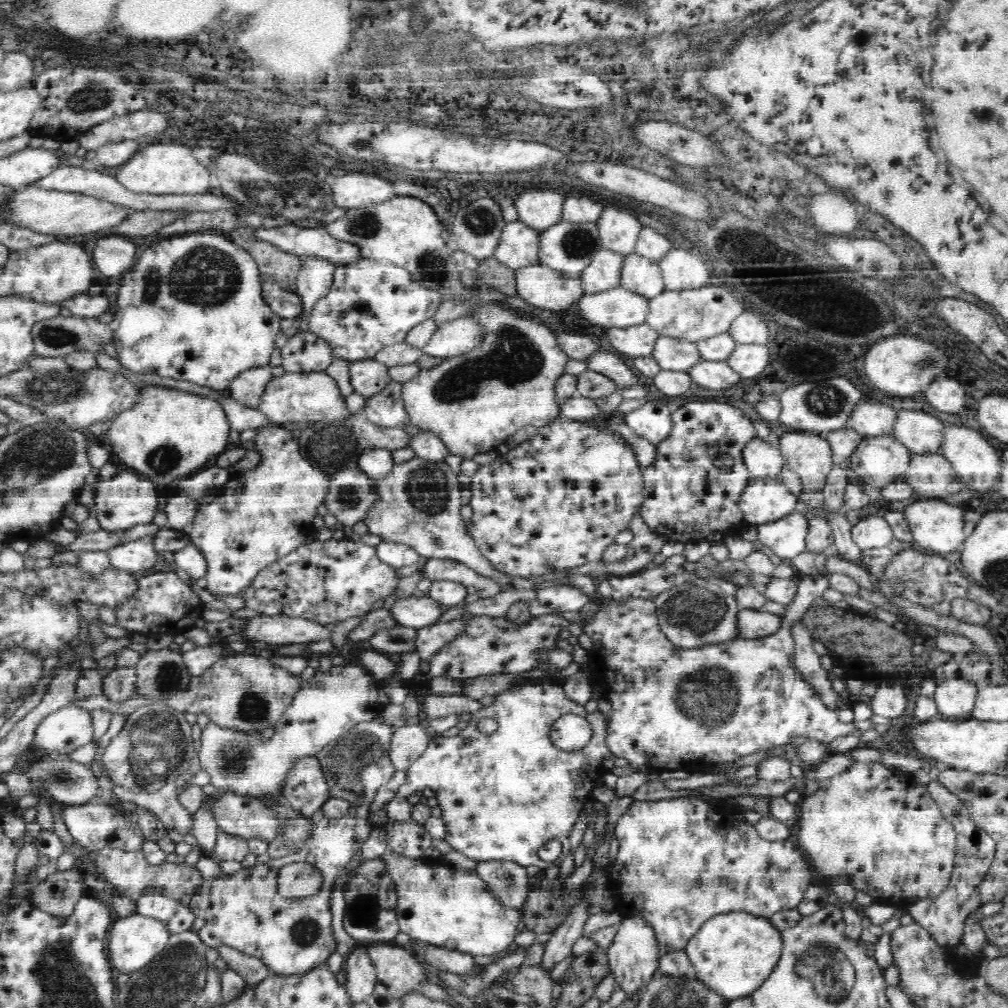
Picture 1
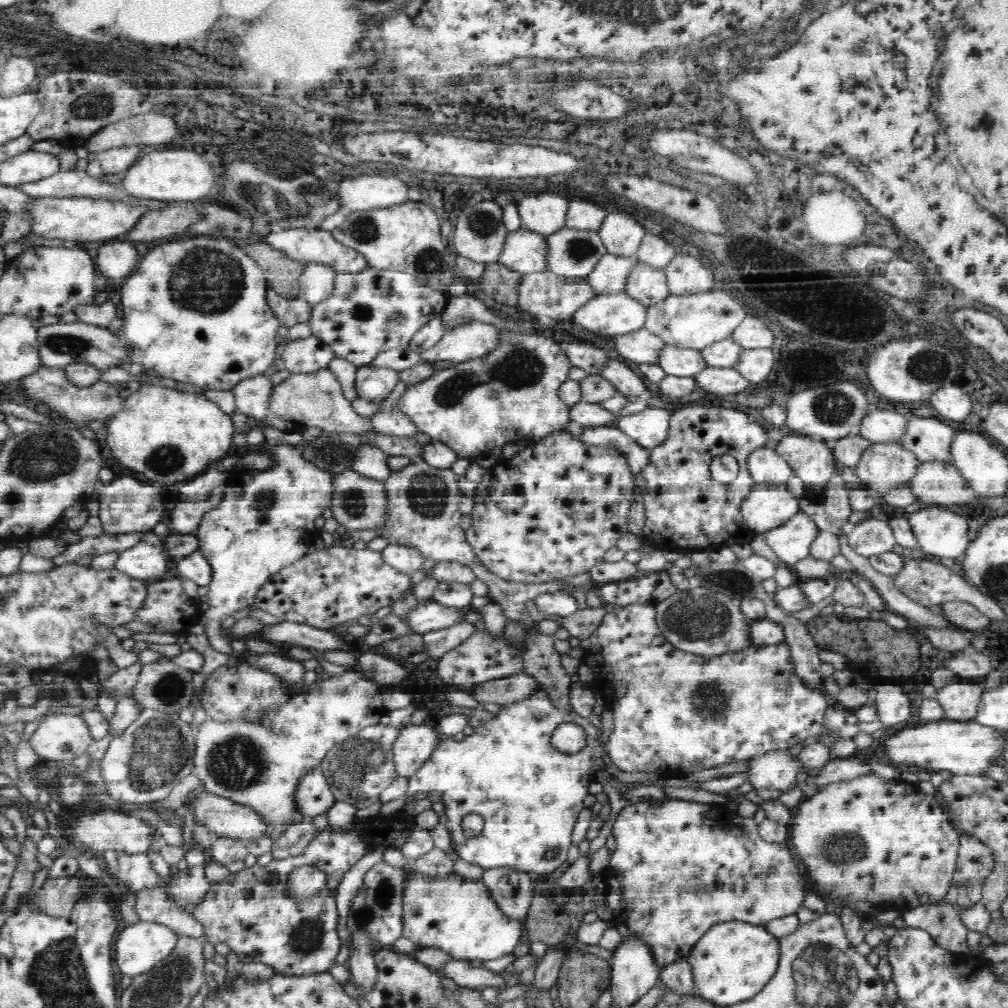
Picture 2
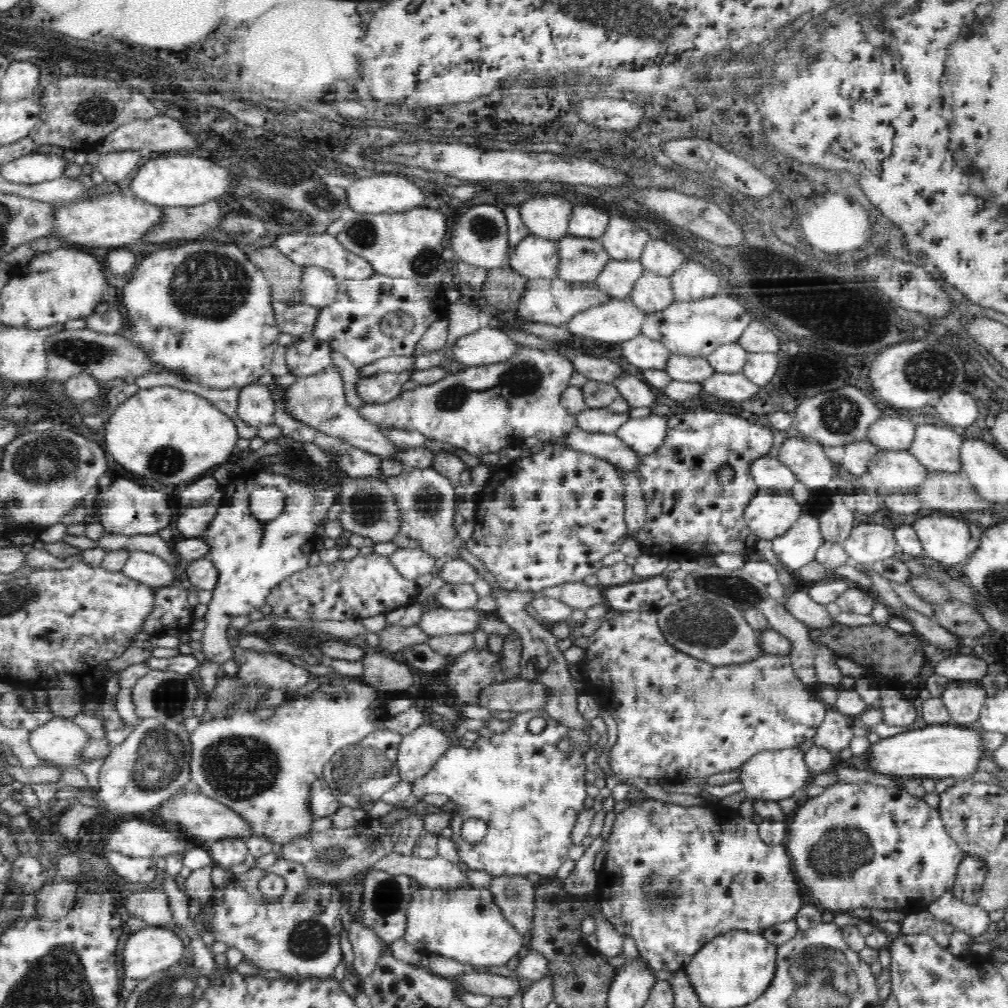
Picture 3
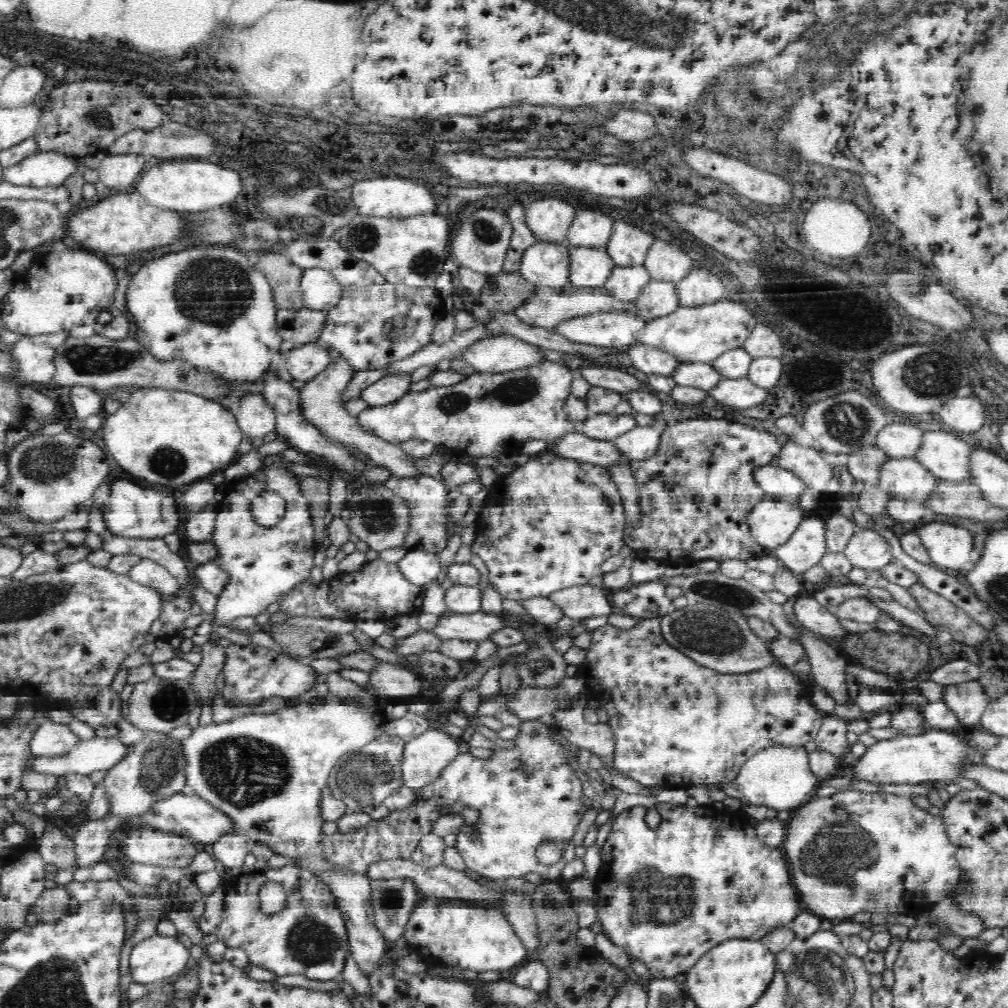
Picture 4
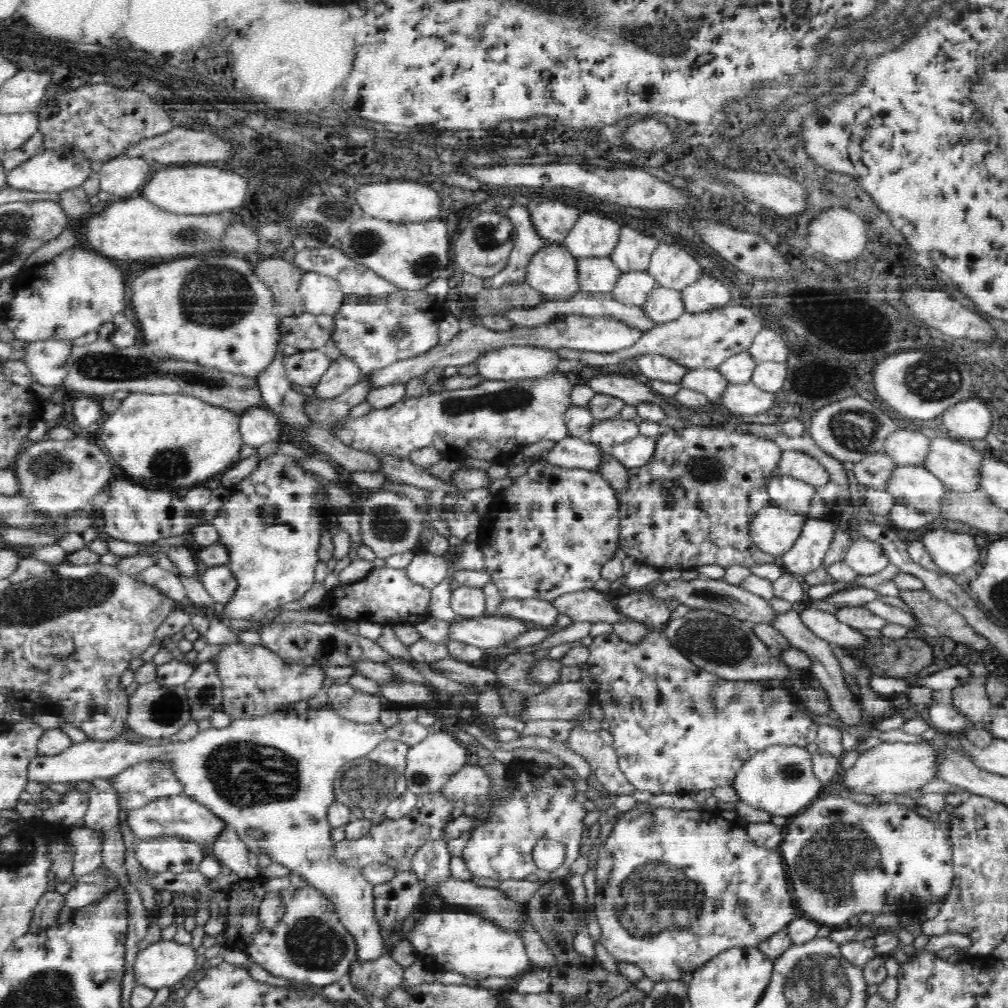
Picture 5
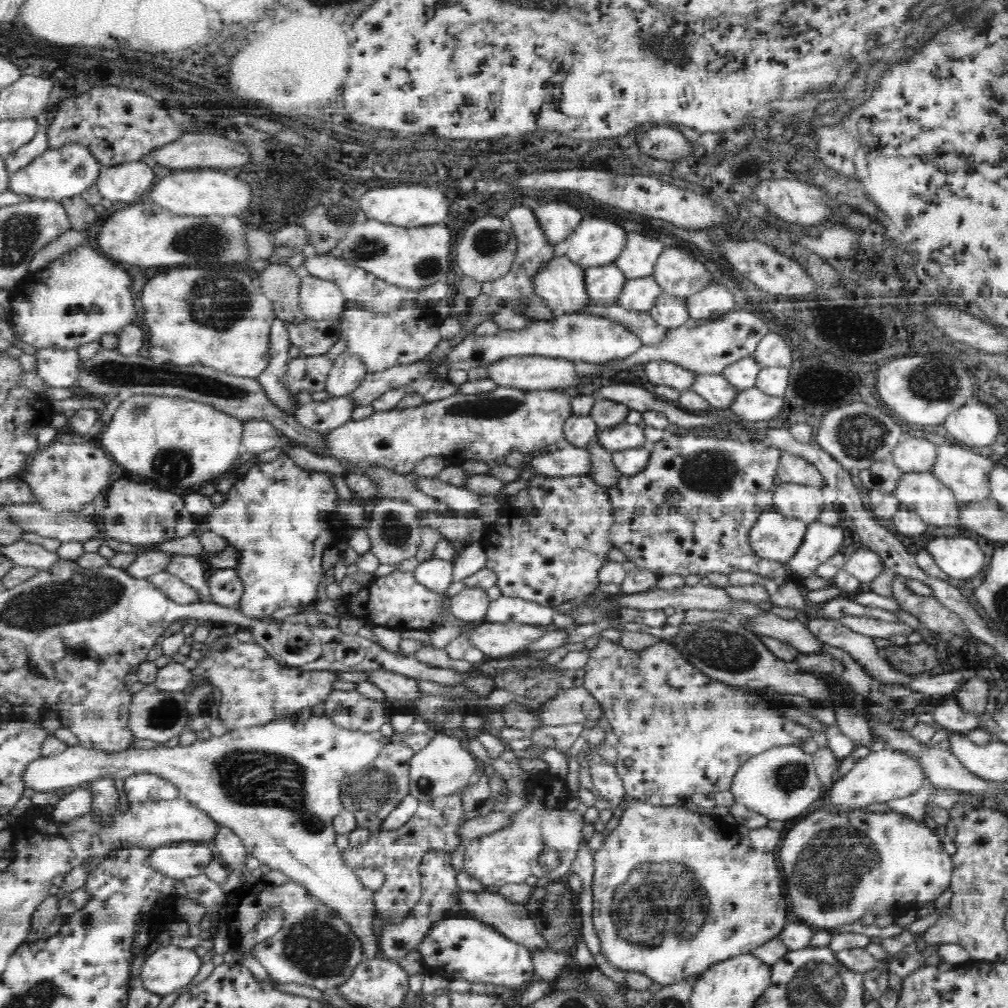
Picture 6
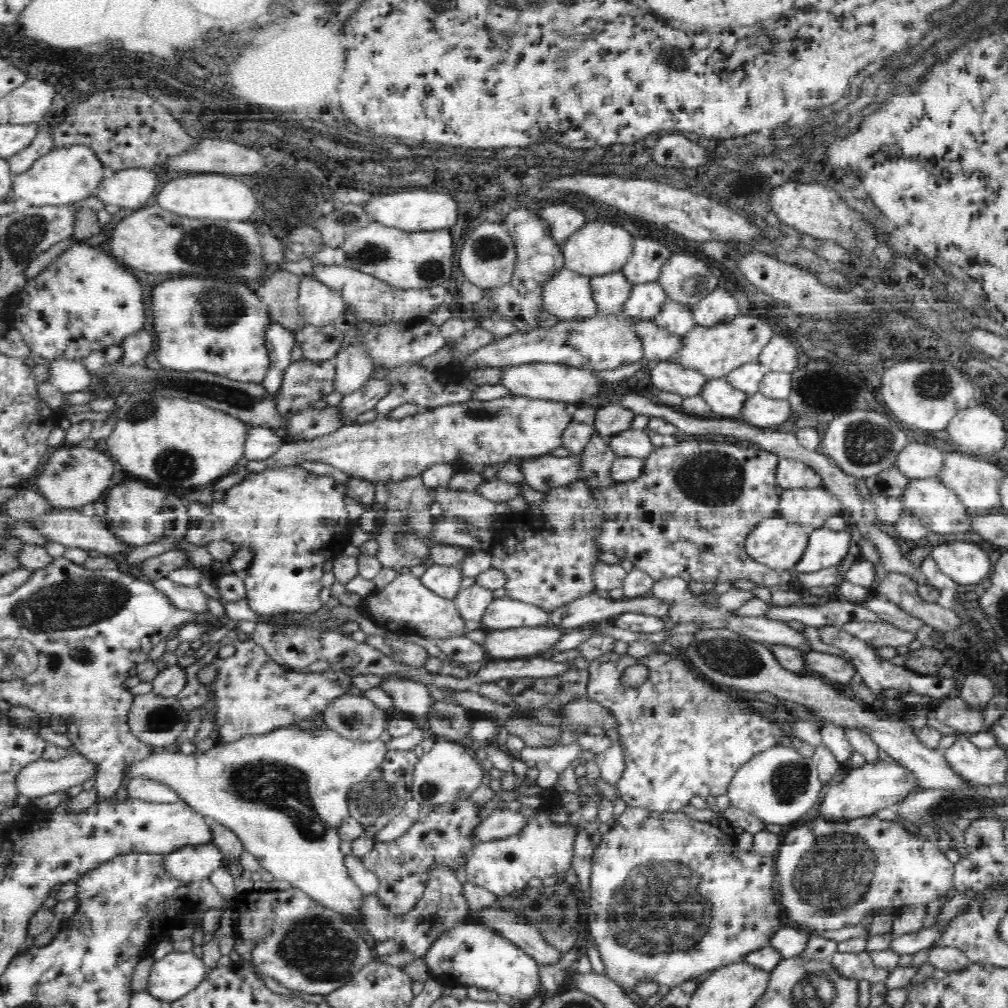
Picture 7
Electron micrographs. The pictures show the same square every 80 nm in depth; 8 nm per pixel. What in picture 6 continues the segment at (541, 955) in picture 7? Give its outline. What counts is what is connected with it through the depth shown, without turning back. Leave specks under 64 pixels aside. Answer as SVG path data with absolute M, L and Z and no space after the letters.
M462 889L459 890L459 904L462 906L465 916L469 914L470 917L490 925L513 942L522 944L530 952L548 950L546 940L535 927L535 919L530 918L523 904L508 902L500 893L492 893L487 890L476 893L476 891L464 891Z

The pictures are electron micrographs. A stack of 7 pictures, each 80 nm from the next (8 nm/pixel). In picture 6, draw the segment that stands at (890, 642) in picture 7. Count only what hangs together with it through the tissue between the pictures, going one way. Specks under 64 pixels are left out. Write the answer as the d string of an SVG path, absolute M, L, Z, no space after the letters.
M841 616L839 621L850 630L872 638L889 639L893 634L898 633L908 636L914 631L908 624L900 621L890 622L864 616Z

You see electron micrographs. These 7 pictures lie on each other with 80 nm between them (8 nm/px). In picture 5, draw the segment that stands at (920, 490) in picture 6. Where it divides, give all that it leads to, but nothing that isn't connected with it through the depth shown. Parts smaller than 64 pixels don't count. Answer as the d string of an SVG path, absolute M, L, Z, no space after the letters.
M896 465L887 482L887 491L896 499L895 504L930 512L937 518L942 518L940 509L945 490L945 484L926 466Z

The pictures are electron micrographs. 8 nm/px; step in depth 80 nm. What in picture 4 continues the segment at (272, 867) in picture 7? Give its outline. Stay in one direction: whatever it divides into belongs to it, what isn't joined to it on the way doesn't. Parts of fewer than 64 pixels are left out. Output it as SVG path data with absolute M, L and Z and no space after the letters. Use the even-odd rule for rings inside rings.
M328 693L327 697L323 699L310 698L310 704L305 702L298 702L296 705L285 705L281 707L275 707L272 711L260 712L260 714L246 714L246 716L235 717L231 722L220 722L220 724L212 723L208 726L199 726L196 730L193 730L192 734L185 740L179 742L178 751L184 755L184 776L186 778L187 791L196 796L200 796L200 799L206 800L217 811L224 812L228 815L228 818L234 822L234 826L238 826L242 832L246 832L248 840L252 842L262 842L267 844L274 852L282 854L282 856L288 856L288 858L296 858L296 856L304 856L306 858L306 864L312 871L312 875L316 875L316 878L320 879L320 884L332 894L336 899L336 906L340 909L340 914L344 917L344 922L348 931L349 950L351 955L358 964L358 968L362 972L372 972L377 968L378 962L383 958L383 955L388 951L391 946L379 931L375 925L374 913L370 904L370 879L366 874L360 872L348 872L347 868L339 868L338 864L331 864L331 861L323 856L323 836L322 823L325 821L323 816L320 816L320 798L322 798L322 790L329 788L327 786L327 776L332 776L332 772L336 772L336 768L340 768L340 760L348 760L348 756L356 756L356 753L360 753L360 767L369 759L368 754L364 752L363 746L370 744L372 740L378 740L380 737L386 734L386 724L390 720L379 711L373 711L371 708L363 708L359 706L355 700L341 700L336 696ZM95 737L91 740L81 741L78 745L72 748L66 756L58 756L56 758L35 756L33 758L31 770L46 774L55 774L58 777L68 773L88 776L92 774L94 770L107 771L110 767L114 767L116 763L119 763L120 759L123 759L123 756L126 756L131 751L131 745L132 742L130 742L130 746L122 744L118 738Z

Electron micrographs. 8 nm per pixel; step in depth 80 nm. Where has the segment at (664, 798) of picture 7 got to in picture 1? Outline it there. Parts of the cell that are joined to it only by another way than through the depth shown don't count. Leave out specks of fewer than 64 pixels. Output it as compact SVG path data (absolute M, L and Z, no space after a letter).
M814 575L811 577L802 576L797 584L797 591L794 598L785 606L786 612L781 617L781 625L777 633L753 639L736 639L734 642L716 644L716 646L706 646L698 649L698 651L686 651L678 648L672 641L665 638L658 622L653 599L628 599L623 603L618 601L601 601L598 611L585 625L585 633L591 638L592 647L588 652L588 667L590 667L593 676L593 683L599 693L609 698L612 703L613 713L607 729L607 744L609 750L612 750L616 756L626 756L626 760L634 766L656 766L660 770L672 768L672 770L686 770L686 772L694 773L703 770L706 764L718 765L718 762L738 762L738 758L742 760L748 758L748 754L754 754L758 750L770 750L774 746L782 746L782 744L790 745L792 738L814 739L829 745L839 736L852 735L859 739L863 732L852 722L840 722L837 711L831 710L824 705L823 698L816 690L807 684L797 673L793 664L794 655L794 637L792 637L792 624L799 622L804 613L815 604L822 601L822 593L826 588L830 587L830 581L826 575Z

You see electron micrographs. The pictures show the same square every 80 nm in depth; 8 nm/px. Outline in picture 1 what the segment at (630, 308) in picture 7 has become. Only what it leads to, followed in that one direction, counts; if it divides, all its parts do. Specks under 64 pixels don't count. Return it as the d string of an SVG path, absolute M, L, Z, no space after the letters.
M603 248L592 256L591 266L578 278L587 293L597 293L620 286L626 256Z

